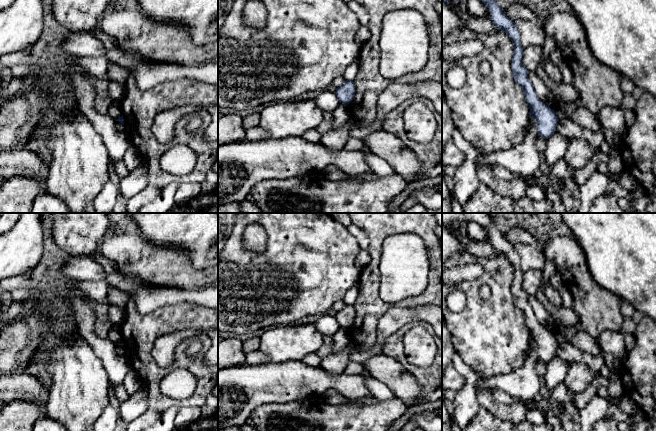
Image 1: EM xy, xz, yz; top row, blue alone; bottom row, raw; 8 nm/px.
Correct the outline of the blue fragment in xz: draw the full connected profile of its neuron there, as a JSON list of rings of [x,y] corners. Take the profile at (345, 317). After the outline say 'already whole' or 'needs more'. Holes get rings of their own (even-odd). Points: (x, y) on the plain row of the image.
[[[346,304],[343,309],[336,312],[335,318],[340,327],[348,329],[355,320],[355,308],[353,305]]]; already whole

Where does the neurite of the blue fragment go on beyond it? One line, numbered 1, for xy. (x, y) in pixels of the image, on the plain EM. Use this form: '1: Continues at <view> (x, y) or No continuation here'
1: No continuation here

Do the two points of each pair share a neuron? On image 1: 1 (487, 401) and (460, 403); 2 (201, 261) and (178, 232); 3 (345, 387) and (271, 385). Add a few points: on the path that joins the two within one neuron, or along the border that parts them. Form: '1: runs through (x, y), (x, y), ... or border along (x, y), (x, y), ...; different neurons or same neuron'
1: border along (476, 391), (476, 399), (480, 405); different neurons
2: runs through (201, 254), (185, 238); same neuron
3: runs through (327, 382), (289, 382); same neuron

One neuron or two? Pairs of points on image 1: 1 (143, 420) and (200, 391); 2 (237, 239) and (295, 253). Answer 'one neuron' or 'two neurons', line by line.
1: two neurons
2: one neuron

